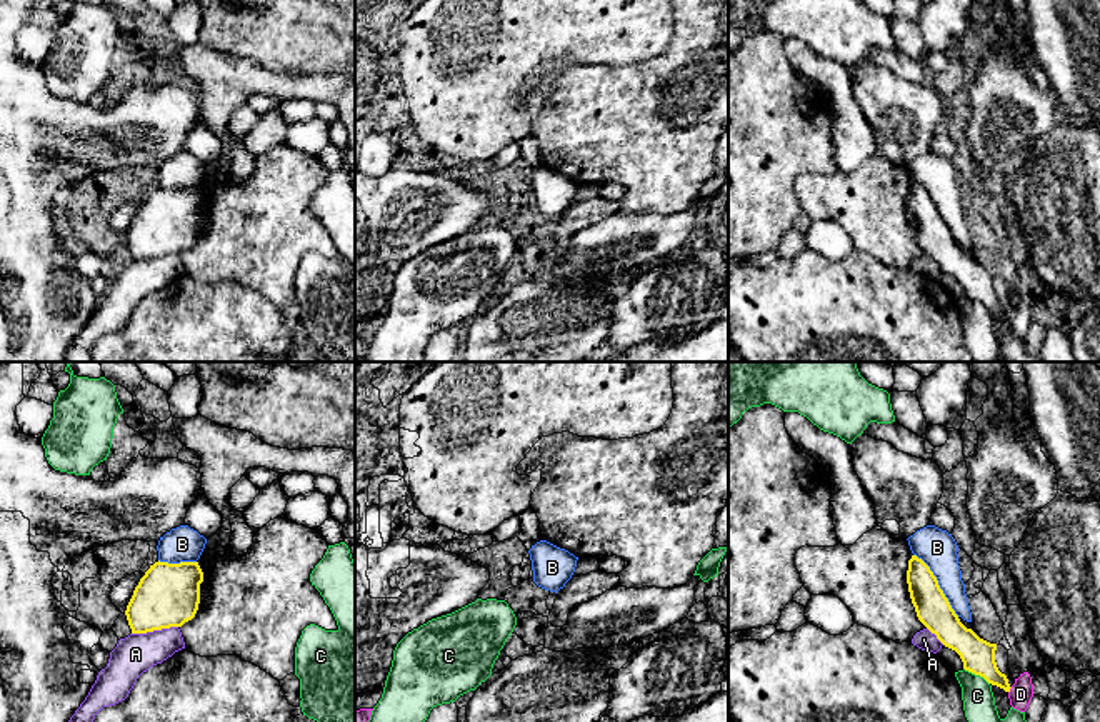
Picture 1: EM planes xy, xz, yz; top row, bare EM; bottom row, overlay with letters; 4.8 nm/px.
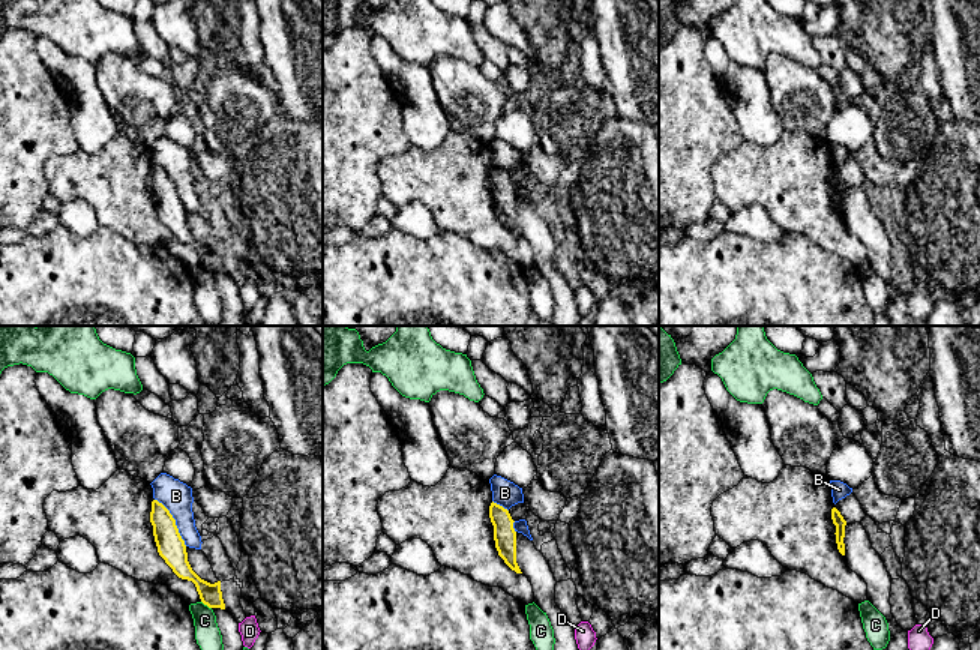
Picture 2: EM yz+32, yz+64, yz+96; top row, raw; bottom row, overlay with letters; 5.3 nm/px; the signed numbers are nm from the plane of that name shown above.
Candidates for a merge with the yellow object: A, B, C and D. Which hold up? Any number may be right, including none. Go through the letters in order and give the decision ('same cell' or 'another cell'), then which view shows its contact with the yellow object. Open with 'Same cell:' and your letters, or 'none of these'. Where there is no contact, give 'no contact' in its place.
Same cell: none of these
A: another cell; contact in xy
B: another cell; contact in yz
C: another cell; contact in yz
D: another cell; contact in yz

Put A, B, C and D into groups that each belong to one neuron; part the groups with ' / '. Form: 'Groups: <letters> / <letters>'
Groups: A / B C / D

